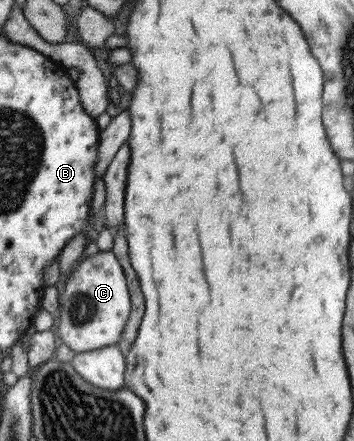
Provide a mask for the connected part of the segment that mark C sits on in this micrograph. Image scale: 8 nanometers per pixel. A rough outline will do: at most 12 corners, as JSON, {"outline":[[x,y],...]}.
{"outline":[[112,251],[60,283],[57,339],[74,353],[116,345],[130,311]]}

